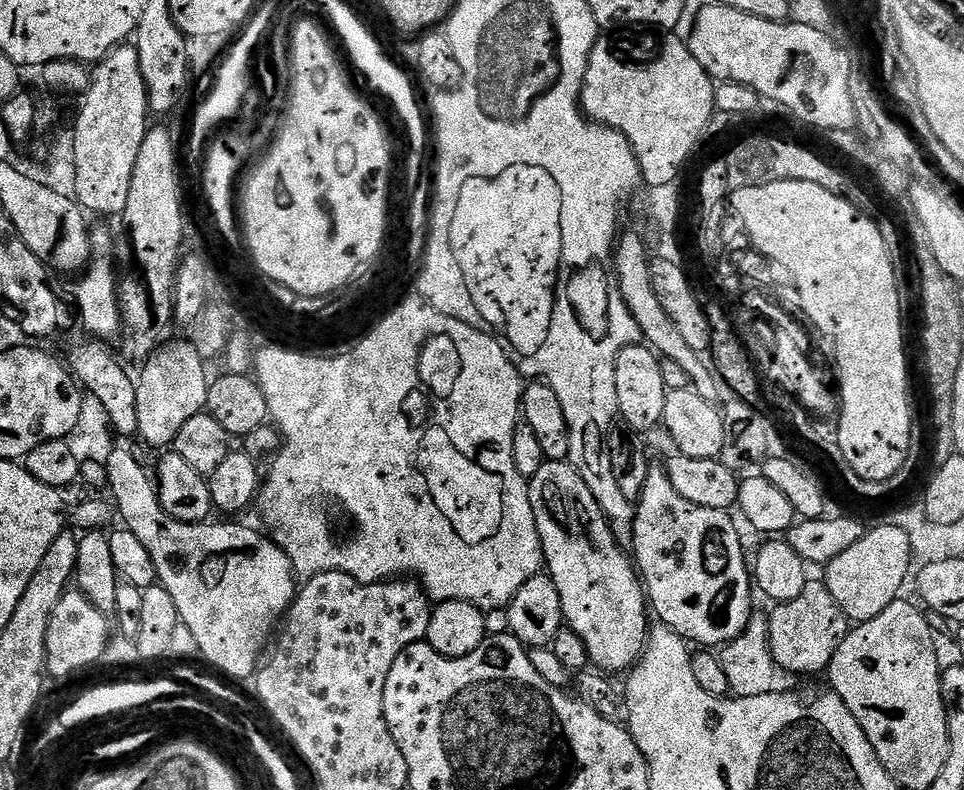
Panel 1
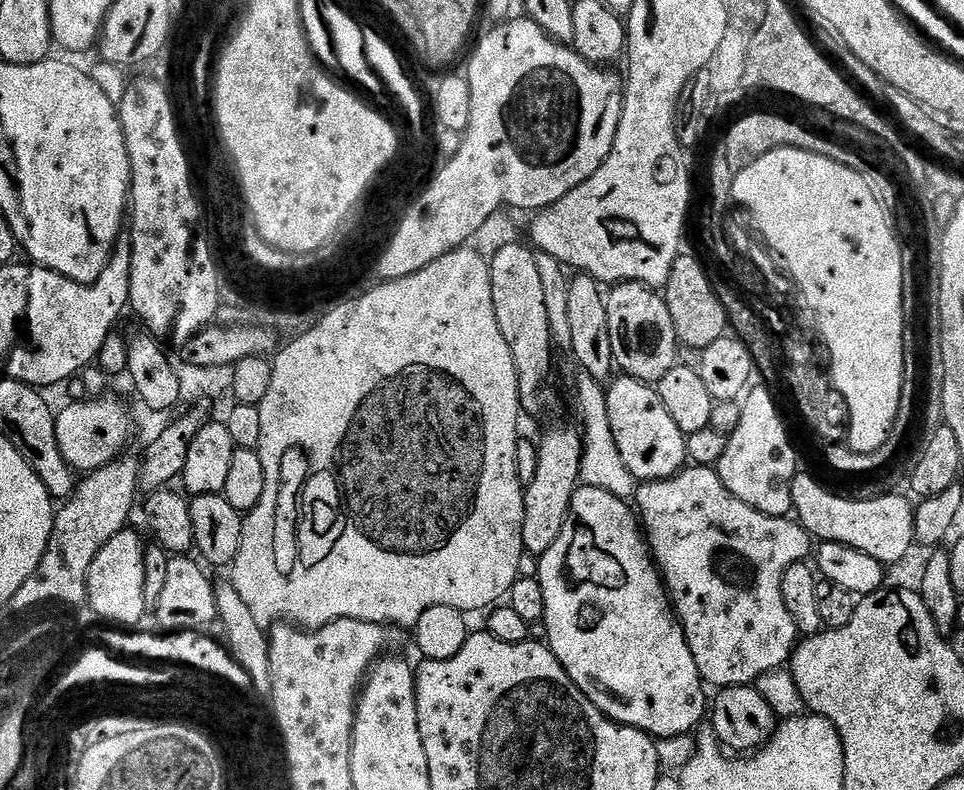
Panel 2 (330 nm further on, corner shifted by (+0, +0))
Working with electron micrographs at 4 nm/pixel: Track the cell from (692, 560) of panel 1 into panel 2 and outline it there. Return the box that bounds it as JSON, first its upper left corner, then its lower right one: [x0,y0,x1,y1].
[605,374,689,482]

